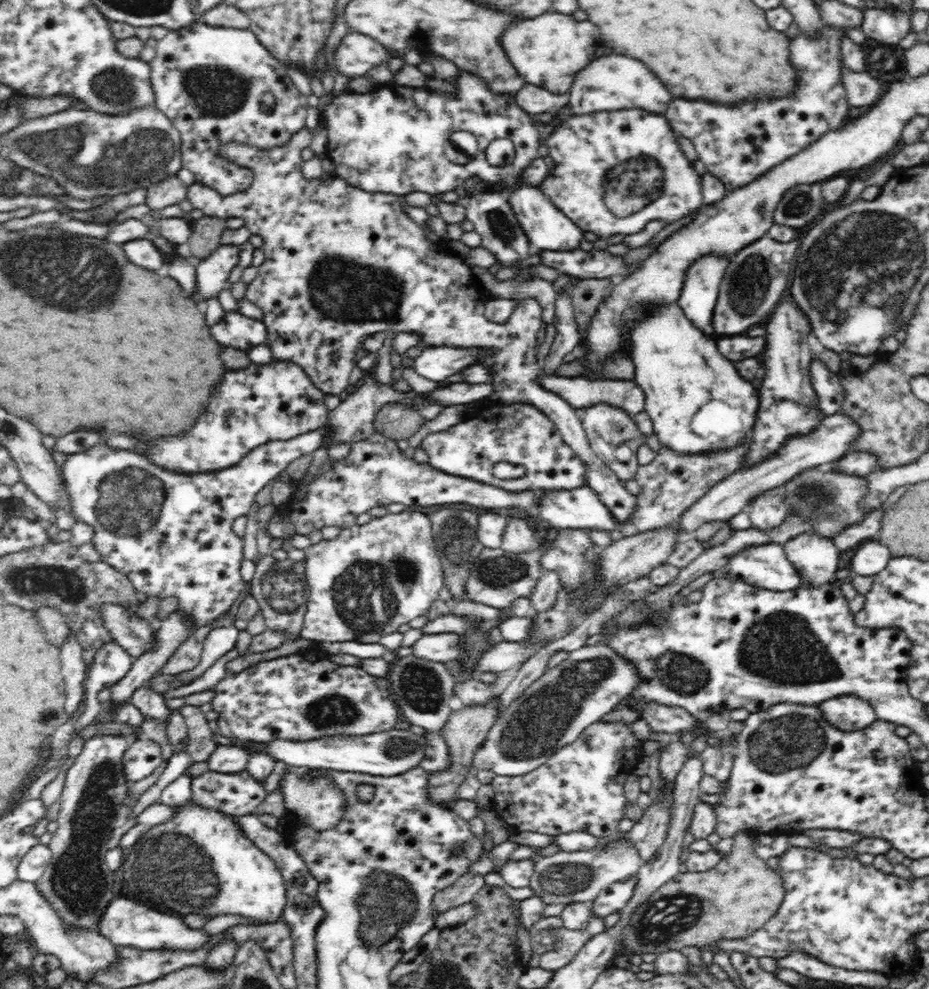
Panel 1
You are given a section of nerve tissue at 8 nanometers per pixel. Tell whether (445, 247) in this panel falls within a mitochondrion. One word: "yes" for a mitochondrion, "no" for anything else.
no

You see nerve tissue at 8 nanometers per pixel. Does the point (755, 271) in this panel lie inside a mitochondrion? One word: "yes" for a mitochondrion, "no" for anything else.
yes

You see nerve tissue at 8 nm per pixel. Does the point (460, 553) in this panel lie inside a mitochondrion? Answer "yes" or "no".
yes

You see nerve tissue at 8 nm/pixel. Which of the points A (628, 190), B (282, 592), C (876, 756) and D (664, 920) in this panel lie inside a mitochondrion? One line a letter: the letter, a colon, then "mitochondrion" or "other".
A: mitochondrion
B: mitochondrion
C: other
D: mitochondrion

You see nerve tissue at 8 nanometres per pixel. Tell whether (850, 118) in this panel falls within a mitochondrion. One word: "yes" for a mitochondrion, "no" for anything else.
no

